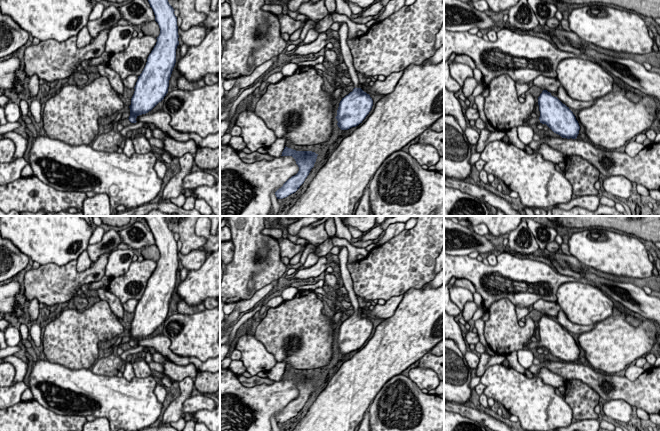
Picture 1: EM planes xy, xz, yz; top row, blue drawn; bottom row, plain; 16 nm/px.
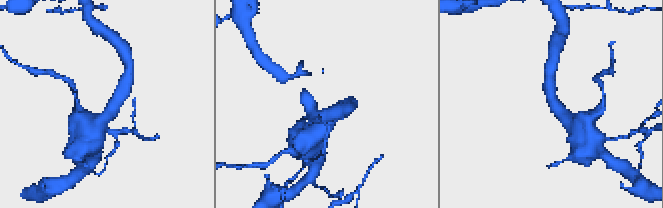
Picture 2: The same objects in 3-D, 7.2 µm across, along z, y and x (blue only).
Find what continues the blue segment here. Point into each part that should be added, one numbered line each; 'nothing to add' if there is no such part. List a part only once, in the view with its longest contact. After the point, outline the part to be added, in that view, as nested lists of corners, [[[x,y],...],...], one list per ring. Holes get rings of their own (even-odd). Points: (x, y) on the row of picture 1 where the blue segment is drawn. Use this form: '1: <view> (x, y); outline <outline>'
1: xz (343, 30); outline [[[341,23],[340,28],[338,30],[339,34],[339,45],[340,45],[340,51],[341,55],[343,57],[344,63],[348,67],[348,77],[352,81],[352,85],[356,88],[360,88],[360,83],[358,79],[358,73],[356,72],[354,66],[353,66],[353,57],[350,51],[350,48],[347,44],[348,39],[348,26],[346,23]]]

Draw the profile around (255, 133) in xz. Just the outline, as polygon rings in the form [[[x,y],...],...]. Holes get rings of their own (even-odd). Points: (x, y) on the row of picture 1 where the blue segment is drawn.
[[[254,107],[238,113],[236,126],[241,128],[240,136],[251,152],[256,152],[259,148],[268,148],[277,139],[274,131],[256,115]]]

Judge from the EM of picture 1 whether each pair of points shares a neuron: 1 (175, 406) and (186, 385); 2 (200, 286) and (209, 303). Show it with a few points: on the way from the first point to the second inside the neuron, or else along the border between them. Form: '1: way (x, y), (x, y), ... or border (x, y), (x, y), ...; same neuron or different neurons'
1: way (179, 401), (186, 390); same neuron
2: border (209, 297), (202, 302); different neurons

